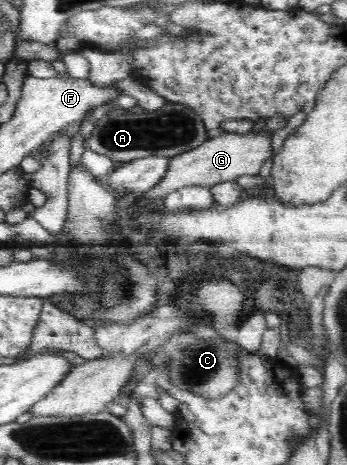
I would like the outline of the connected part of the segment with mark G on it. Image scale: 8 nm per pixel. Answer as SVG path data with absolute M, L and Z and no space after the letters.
M225 132L203 142L199 147L180 153L169 161L169 169L157 185L154 185L142 196L143 201L164 201L169 193L187 185L212 186L225 181L233 181L242 175L257 176L262 164L273 155L269 135L237 134Z

